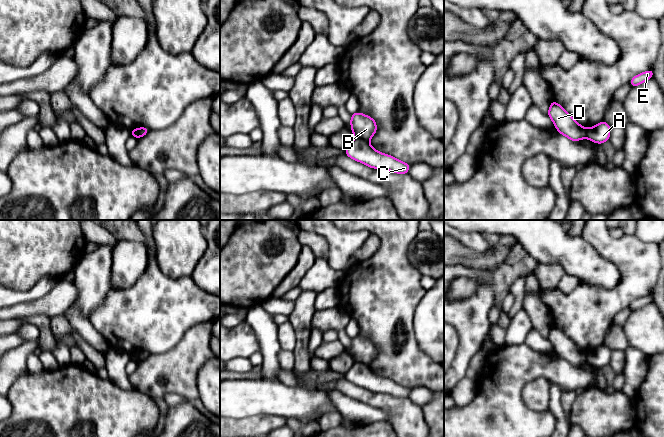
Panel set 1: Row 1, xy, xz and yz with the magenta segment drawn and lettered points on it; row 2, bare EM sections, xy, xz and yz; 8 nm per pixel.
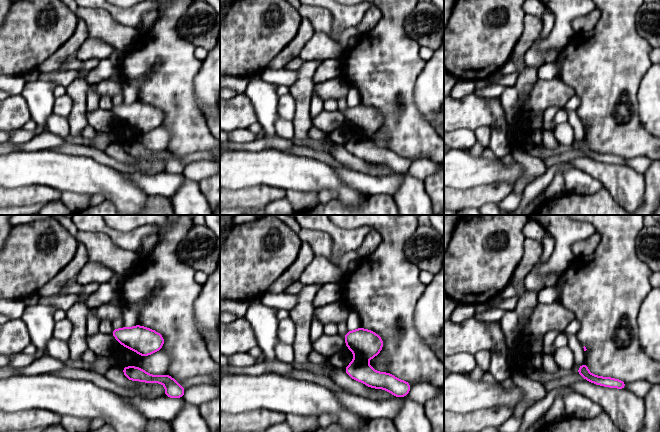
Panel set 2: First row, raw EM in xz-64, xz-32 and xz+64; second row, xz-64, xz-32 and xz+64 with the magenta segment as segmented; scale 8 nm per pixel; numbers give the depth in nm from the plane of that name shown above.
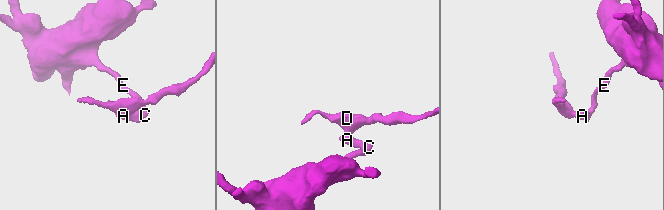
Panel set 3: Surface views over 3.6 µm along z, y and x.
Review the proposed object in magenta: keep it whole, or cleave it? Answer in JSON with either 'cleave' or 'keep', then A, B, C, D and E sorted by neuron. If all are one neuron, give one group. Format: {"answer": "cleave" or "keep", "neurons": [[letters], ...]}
{"answer": "cleave", "neurons": [["A", "C", "E"], ["B", "D"]]}

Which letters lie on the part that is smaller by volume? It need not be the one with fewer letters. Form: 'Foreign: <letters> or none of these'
Foreign: B, D

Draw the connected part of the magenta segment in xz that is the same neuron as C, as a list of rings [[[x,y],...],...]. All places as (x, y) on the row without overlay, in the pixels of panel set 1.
[[[355,361],[344,377],[370,392],[388,394],[397,398],[406,398],[410,393],[410,388],[402,386],[388,378],[376,375],[368,365],[361,362]]]

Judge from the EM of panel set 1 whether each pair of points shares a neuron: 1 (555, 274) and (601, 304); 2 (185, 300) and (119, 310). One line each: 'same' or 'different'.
1: different
2: same

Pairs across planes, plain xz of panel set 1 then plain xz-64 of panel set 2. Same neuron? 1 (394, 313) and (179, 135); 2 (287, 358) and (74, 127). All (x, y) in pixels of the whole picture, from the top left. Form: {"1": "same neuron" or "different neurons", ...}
{"1": "same neuron", "2": "different neurons"}

